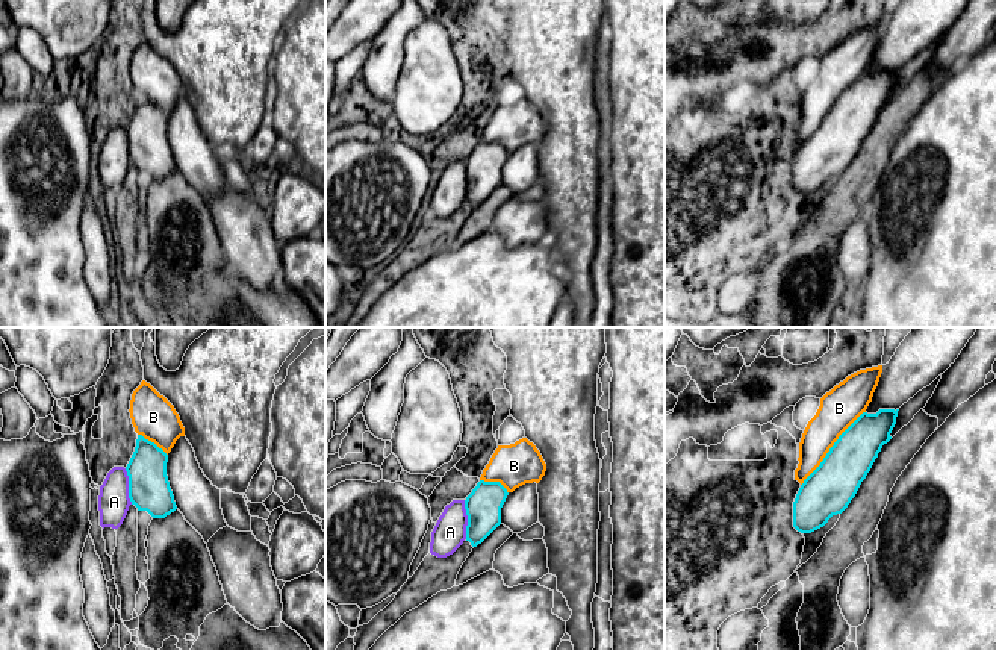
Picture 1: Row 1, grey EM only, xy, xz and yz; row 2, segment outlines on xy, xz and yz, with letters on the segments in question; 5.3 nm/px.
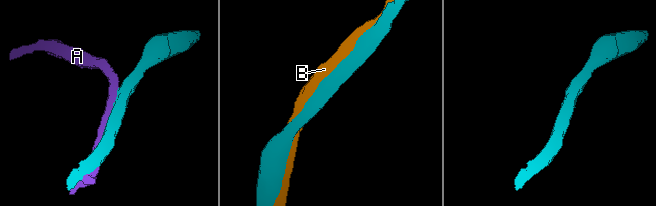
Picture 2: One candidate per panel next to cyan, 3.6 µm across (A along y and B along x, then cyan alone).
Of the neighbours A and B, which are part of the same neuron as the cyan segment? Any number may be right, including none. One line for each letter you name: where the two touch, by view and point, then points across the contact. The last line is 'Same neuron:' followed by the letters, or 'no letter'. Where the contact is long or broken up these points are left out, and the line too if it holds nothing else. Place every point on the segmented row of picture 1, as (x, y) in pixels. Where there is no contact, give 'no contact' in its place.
Same neuron: no letter

